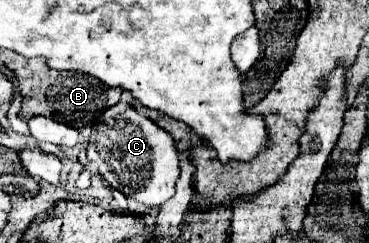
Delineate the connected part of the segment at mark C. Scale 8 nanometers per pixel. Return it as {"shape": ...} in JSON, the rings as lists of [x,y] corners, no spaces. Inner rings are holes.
{"shape":[[[127,103],[113,105],[95,121],[87,145],[87,157],[91,163],[97,163],[99,173],[113,189],[127,193],[125,197],[135,197],[149,207],[161,207],[175,195],[179,155],[173,137]]]}

